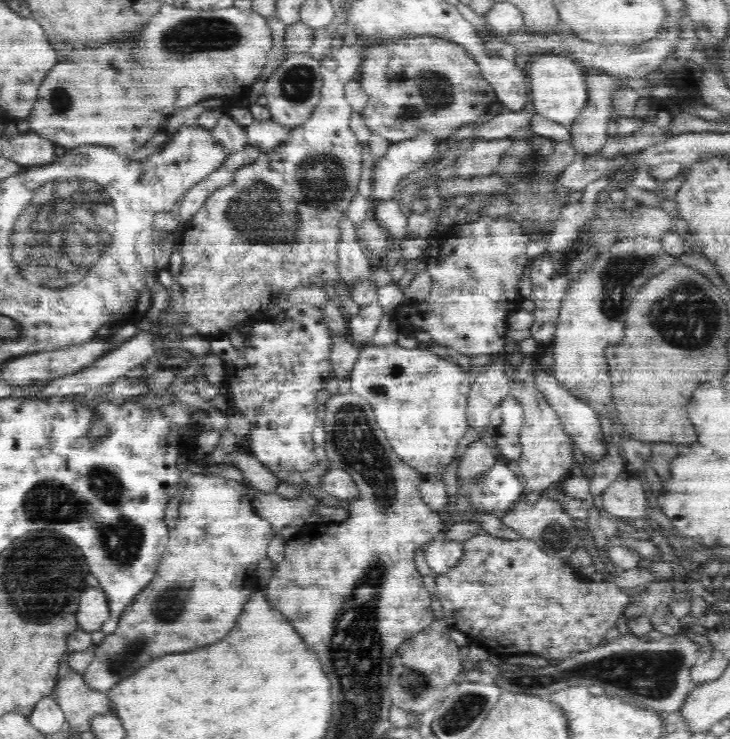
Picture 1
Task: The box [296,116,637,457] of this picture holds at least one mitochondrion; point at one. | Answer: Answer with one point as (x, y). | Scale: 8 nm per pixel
(531, 160)

